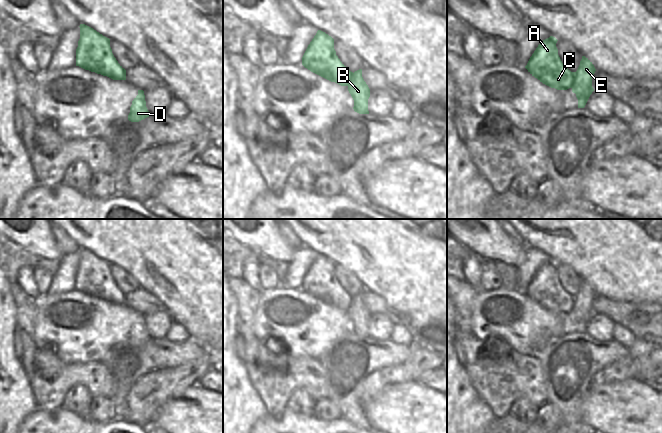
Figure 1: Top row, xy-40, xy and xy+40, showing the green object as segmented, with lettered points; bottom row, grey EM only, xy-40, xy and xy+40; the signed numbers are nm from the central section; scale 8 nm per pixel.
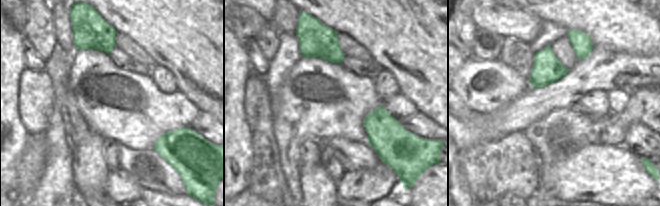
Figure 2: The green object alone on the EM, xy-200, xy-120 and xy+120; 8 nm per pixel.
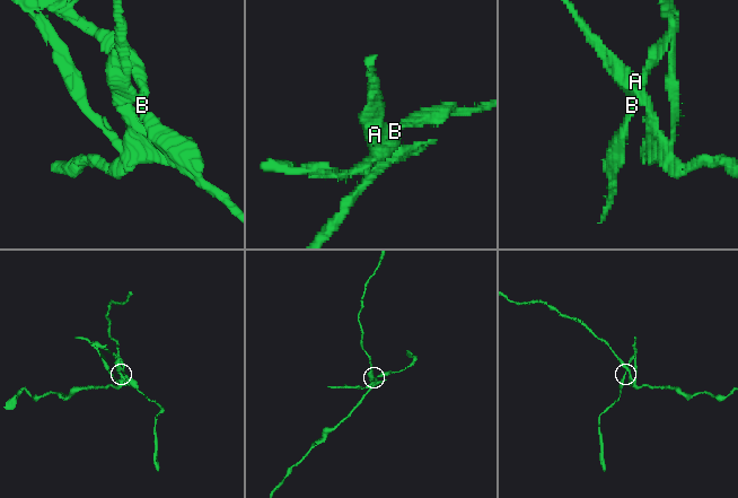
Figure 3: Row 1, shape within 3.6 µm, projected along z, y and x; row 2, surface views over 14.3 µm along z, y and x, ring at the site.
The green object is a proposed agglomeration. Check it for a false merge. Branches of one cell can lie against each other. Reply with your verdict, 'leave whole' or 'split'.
split

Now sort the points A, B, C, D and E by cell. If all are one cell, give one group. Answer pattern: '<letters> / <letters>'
A C / B D E

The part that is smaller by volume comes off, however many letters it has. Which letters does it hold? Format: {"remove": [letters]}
{"remove": ["B", "D", "E"]}

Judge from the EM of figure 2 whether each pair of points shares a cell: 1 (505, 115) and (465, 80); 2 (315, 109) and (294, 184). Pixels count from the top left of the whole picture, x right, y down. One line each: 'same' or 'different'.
1: different
2: same

